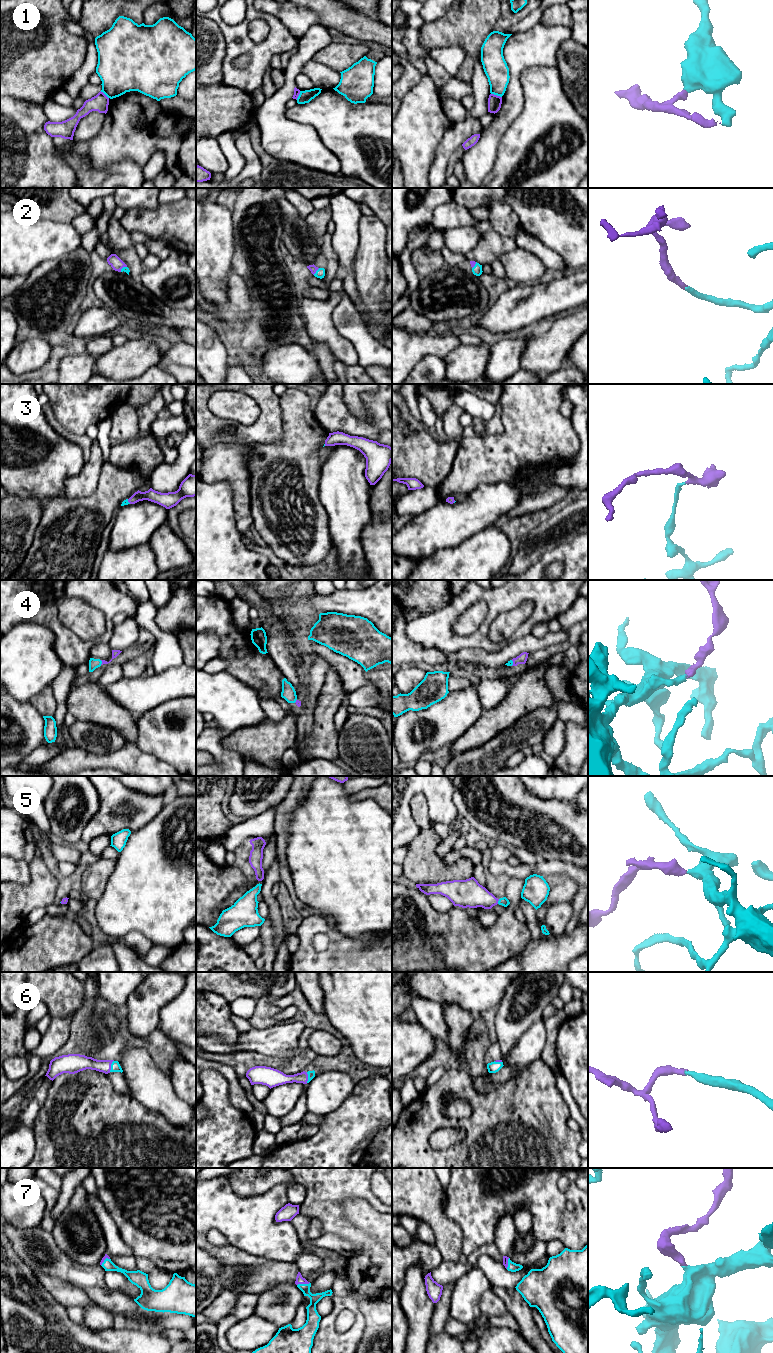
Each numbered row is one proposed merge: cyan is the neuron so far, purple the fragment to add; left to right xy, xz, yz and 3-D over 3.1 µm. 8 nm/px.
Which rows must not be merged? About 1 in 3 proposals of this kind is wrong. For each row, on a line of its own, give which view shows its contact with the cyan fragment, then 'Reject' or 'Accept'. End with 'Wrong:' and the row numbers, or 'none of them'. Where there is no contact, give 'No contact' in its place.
1: Touches cyan in yz. Reject
2: Touches cyan in xz. Accept
3: Touches cyan in xy. Accept
4: Touches cyan in xy. Accept
5: Touches cyan in yz. Accept
6: Touches cyan in xy. Accept
7: Touches cyan in xz. Accept
Wrong: 1

